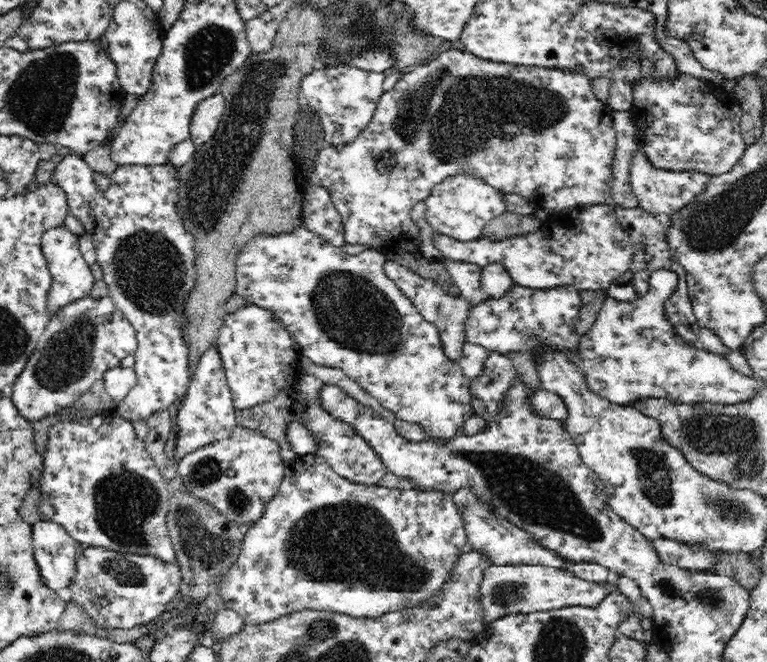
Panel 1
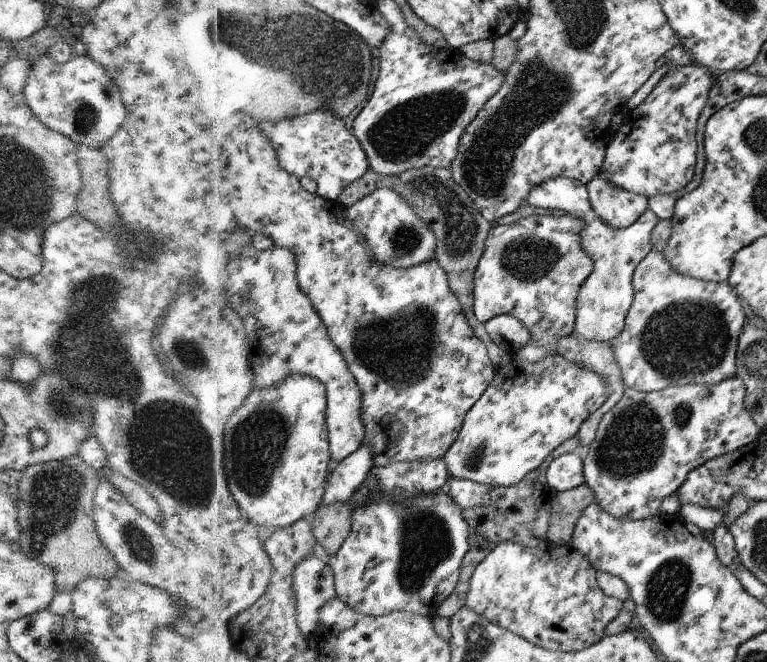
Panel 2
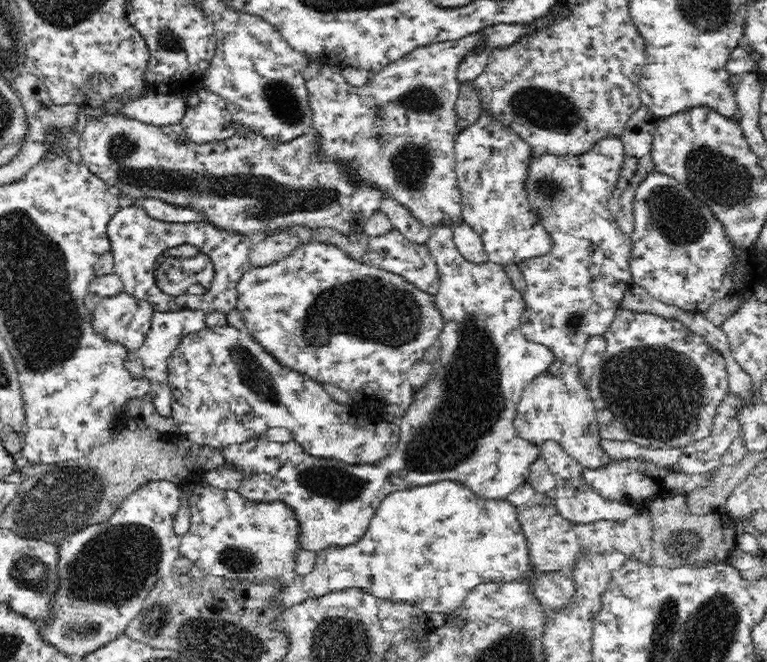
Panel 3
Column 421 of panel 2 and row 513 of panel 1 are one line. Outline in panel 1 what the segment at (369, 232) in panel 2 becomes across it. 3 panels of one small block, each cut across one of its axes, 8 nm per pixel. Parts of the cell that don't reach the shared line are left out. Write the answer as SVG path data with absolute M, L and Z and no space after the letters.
M236 426L228 438L203 446L182 458L177 464L178 476L191 497L212 505L228 522L250 526L265 513L266 505L278 494L284 482L288 463L282 458L281 452L278 442L260 435L258 431Z

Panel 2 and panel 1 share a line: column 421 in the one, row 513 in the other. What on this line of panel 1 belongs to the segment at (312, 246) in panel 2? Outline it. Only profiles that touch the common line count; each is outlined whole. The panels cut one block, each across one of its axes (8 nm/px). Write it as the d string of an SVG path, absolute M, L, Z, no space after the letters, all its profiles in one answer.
M309 454L297 458L289 463L285 470L284 482L276 496L266 505L265 513L251 524L242 538L240 552L236 562L218 574L217 593L224 598L227 608L238 613L246 626L269 625L270 621L276 621L285 615L301 610L329 610L340 614L350 614L356 617L376 617L390 611L402 610L408 606L414 606L418 602L424 602L426 598L432 598L438 594L442 584L450 576L450 570L455 567L458 559L465 553L466 533L465 524L454 502L453 494L438 491L422 492L412 488L390 489L377 485L360 485L349 482L334 472L326 459L316 454Z

